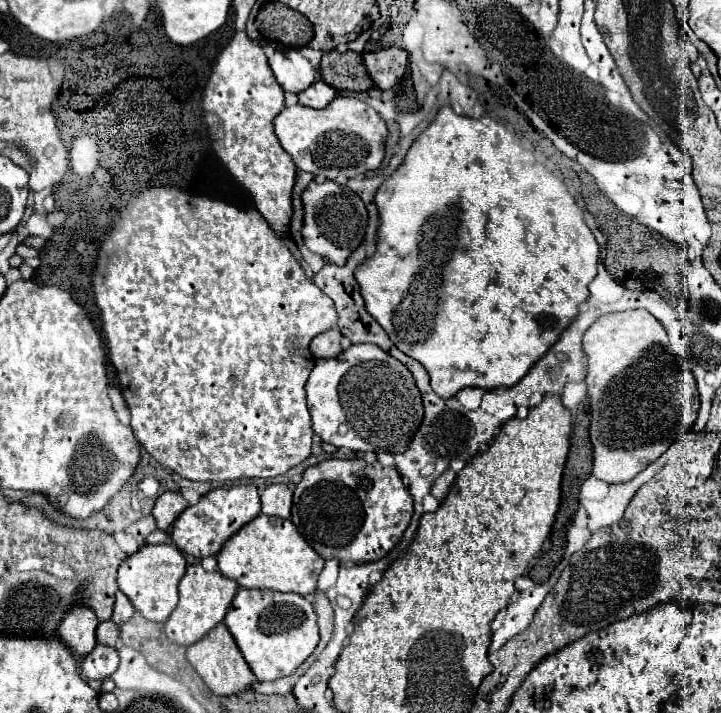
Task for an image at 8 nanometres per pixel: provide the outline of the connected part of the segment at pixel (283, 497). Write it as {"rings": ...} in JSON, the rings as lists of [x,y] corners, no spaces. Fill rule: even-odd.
{"rings":[[[285,484],[267,486],[261,492],[263,514],[275,518],[289,518],[291,516],[291,490]]]}

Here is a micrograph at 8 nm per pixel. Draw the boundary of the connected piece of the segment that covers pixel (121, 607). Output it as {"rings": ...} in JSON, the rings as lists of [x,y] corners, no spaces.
{"rings":[[[117,592],[115,594],[115,610],[113,610],[111,620],[115,624],[123,624],[133,616],[133,612],[135,612],[135,608],[133,608],[133,604],[129,604],[129,598],[123,592]]]}

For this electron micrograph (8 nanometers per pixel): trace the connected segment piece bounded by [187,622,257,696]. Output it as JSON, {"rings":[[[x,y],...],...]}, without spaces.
{"rings":[[[223,622],[217,624],[197,644],[187,648],[187,660],[193,664],[197,674],[211,688],[211,692],[215,692],[217,696],[233,696],[237,692],[243,692],[243,690],[251,688],[257,682],[257,678],[253,676],[251,668],[245,664],[245,660],[243,660],[239,648],[237,648],[233,636],[229,634],[229,630],[227,630],[227,626]]]}

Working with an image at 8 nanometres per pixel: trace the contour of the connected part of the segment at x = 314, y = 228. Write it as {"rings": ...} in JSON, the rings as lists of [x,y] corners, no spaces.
{"rings":[[[311,182],[303,192],[305,218],[303,218],[303,238],[311,252],[321,254],[325,260],[343,266],[351,252],[363,242],[367,230],[367,208],[363,200],[351,192],[347,186],[339,186],[337,182]]]}

